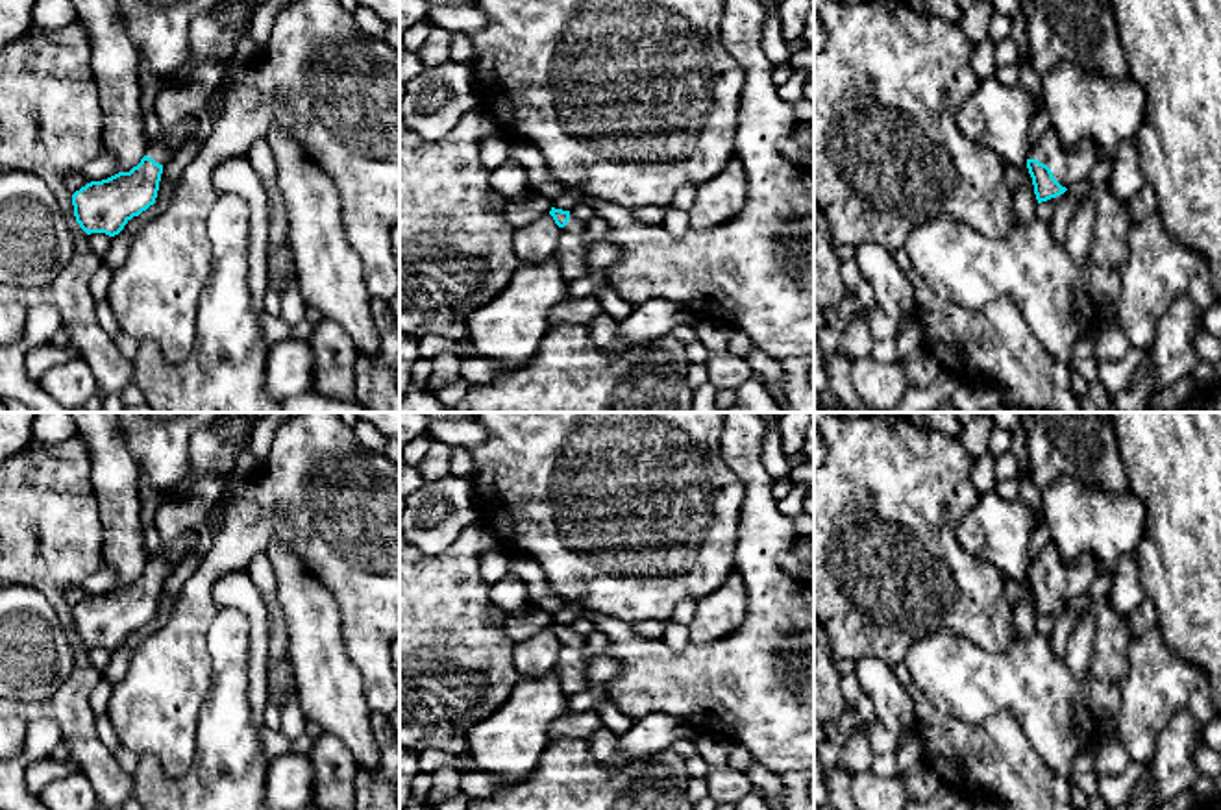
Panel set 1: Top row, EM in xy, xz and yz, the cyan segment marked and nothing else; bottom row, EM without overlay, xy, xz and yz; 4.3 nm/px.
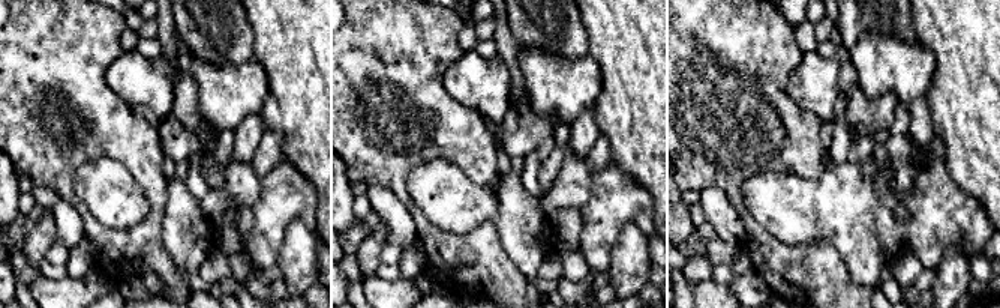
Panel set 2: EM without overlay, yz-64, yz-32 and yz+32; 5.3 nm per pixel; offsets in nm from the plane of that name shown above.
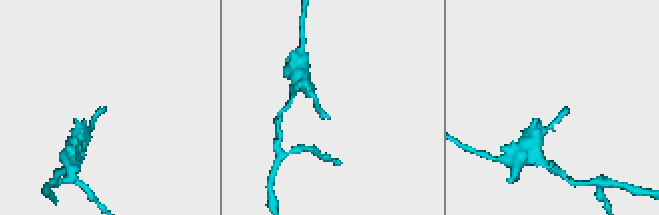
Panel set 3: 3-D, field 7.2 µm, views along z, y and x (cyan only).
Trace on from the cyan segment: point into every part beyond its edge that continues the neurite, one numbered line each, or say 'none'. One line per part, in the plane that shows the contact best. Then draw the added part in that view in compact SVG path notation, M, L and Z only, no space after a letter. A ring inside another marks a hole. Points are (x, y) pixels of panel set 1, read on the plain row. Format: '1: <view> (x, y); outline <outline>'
1: yz (1068, 579); outline M1051 540L1030 562L1029 573L1047 579L1054 594L1069 603L1077 595L1088 594L1088 588L1097 575L1097 566L1092 553L1084 553L1075 562L1066 562Z

